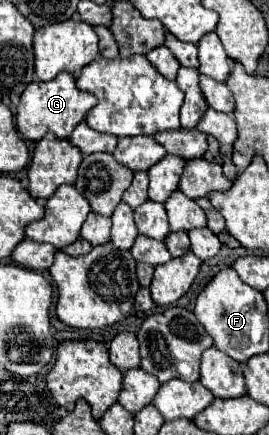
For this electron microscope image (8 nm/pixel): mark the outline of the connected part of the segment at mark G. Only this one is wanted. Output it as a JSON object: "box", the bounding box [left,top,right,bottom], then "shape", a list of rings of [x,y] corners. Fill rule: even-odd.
{"box":[16,74,96,142],"shape":[[[60,74],[60,78],[54,78],[52,82],[32,82],[26,86],[16,110],[16,126],[22,138],[32,142],[38,142],[48,132],[56,134],[58,138],[68,138],[74,126],[78,126],[80,120],[86,120],[88,110],[92,110],[94,106],[96,96],[82,92],[76,86],[76,78],[72,74]]]}

